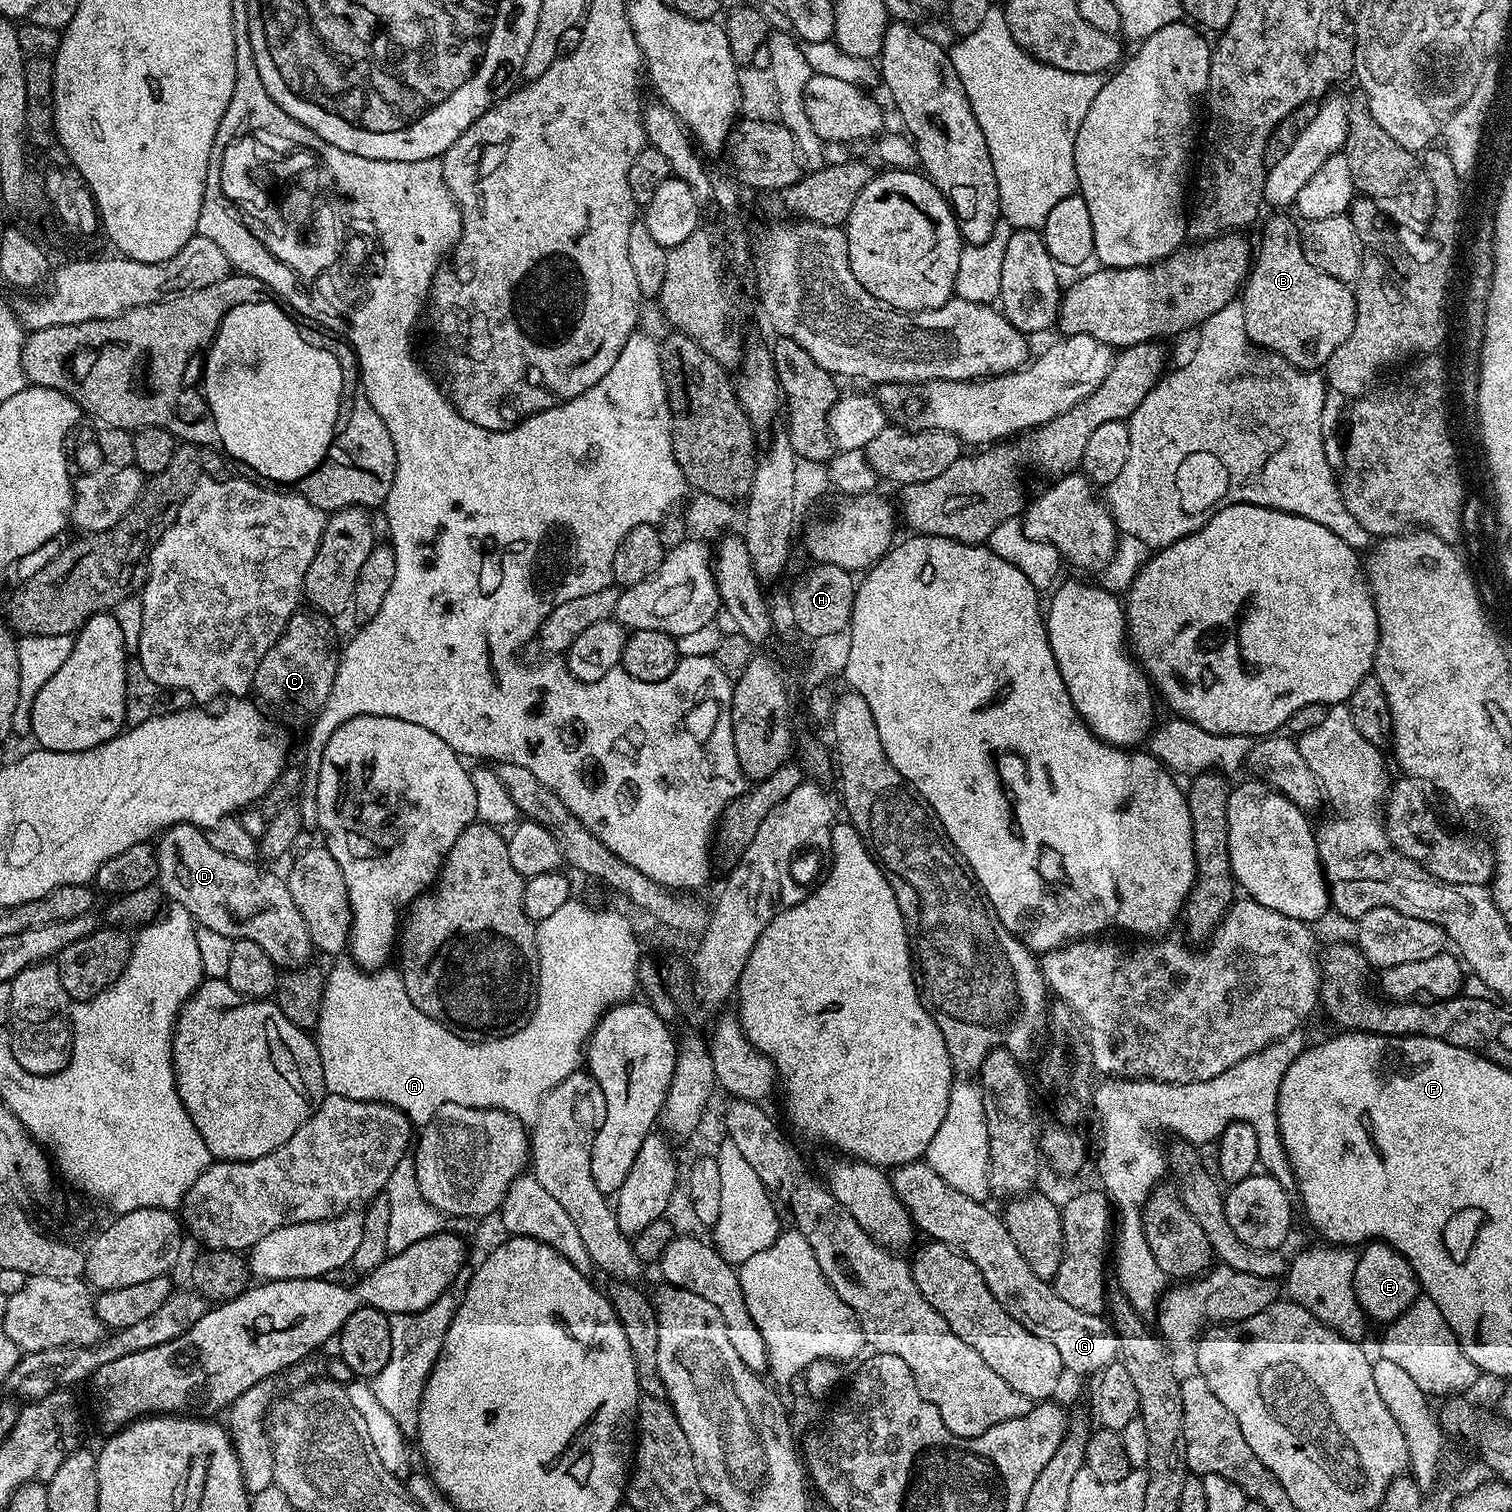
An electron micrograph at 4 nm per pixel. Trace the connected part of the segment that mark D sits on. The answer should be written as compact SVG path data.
M175 824L173 828L165 828L159 833L154 847L159 891L171 903L181 904L199 927L226 934L226 938L231 940L249 940L262 946L280 970L302 968L311 961L308 959L314 955L314 949L310 930L306 930L306 918L298 914L298 906L294 906L294 898L290 898L288 882L283 875L275 876L264 868L255 868L253 861L242 861L216 850L208 841L208 832L195 828L193 824Z

